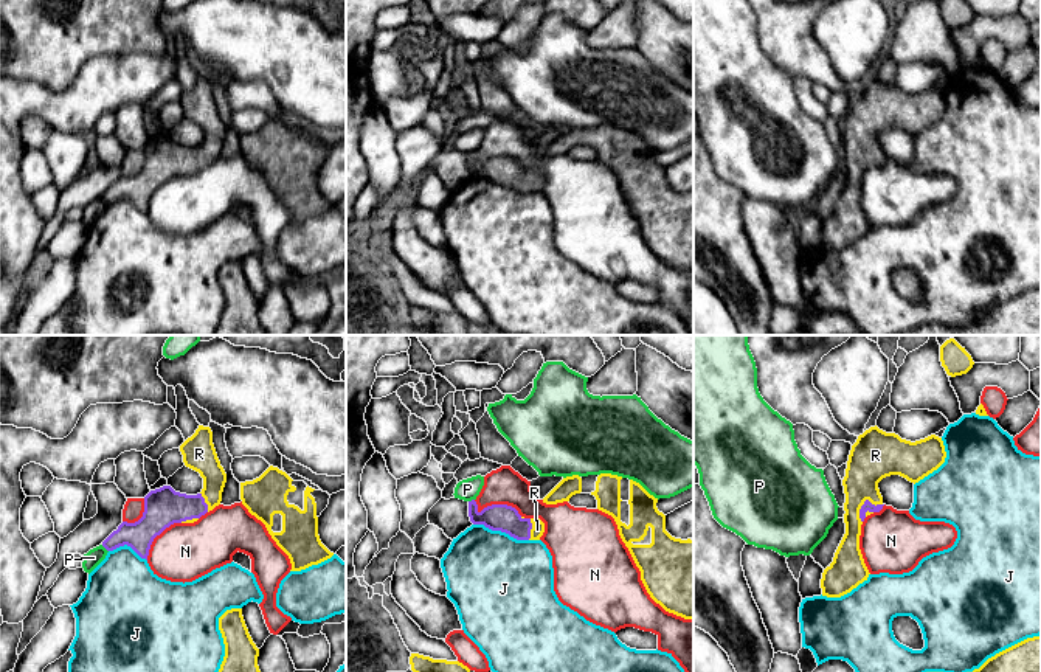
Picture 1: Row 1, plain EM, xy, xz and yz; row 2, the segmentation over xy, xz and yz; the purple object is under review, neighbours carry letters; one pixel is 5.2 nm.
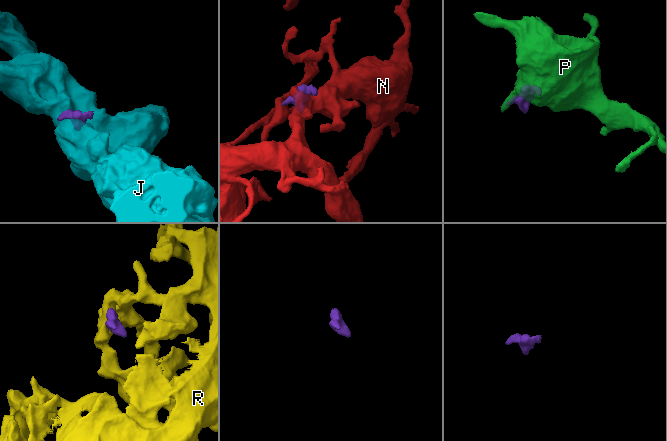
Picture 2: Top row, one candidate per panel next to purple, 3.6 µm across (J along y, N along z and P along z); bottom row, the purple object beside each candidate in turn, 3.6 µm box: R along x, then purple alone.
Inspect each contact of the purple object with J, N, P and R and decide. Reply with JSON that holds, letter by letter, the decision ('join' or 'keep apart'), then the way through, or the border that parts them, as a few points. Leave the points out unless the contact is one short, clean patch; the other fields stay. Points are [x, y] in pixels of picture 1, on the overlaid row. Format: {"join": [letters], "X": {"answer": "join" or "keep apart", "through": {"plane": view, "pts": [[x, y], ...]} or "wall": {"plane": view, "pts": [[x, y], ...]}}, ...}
{"join": ["R"], "J": {"answer": "keep apart"}, "N": {"answer": "keep apart"}, "P": {"answer": "keep apart", "wall": {"plane": "xy", "pts": [[101, 545], [107, 551]]}}, "R": {"answer": "join", "through": {"plane": "yz", "pts": [[868, 506], [864, 503], [864, 469], [874, 457]]}}}

